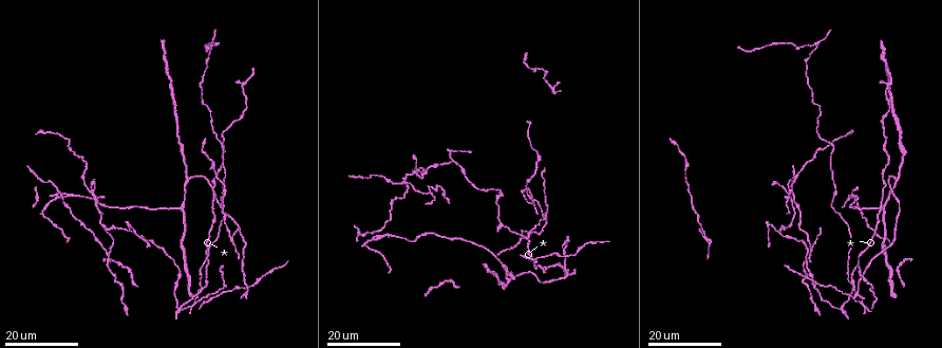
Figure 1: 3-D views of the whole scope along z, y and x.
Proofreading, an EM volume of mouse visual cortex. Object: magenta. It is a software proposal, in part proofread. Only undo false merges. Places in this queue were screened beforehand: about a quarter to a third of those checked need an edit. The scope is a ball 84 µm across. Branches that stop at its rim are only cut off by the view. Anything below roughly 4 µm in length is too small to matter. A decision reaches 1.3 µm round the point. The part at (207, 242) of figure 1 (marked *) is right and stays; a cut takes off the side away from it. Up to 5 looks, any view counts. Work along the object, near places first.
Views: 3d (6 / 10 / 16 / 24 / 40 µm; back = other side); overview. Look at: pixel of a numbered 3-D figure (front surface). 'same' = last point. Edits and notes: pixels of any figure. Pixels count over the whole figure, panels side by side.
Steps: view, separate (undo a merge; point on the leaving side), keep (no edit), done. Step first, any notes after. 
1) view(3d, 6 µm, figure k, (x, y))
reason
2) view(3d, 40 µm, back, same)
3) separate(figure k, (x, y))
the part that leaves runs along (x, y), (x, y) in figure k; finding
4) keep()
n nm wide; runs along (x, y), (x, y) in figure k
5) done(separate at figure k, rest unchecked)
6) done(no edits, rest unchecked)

view(3d, 16 µm, figure 1, (109, 256))
three-way junction

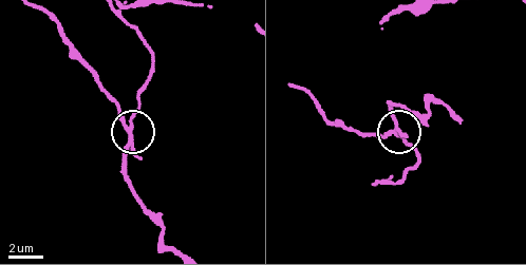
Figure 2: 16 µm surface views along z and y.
view(3d, 10 µm, figure 2, (131, 121))

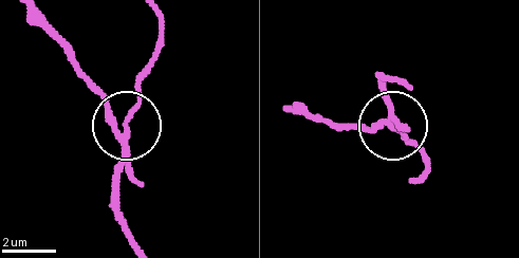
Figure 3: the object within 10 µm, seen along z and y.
separate(figure 3, (135, 182))
210 nm wide; the part that leaves runs along (127, 141), (127, 115), (162, 34), (156, 13) in figure 3; a second neuron is stuck on

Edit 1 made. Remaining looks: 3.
view(overview)

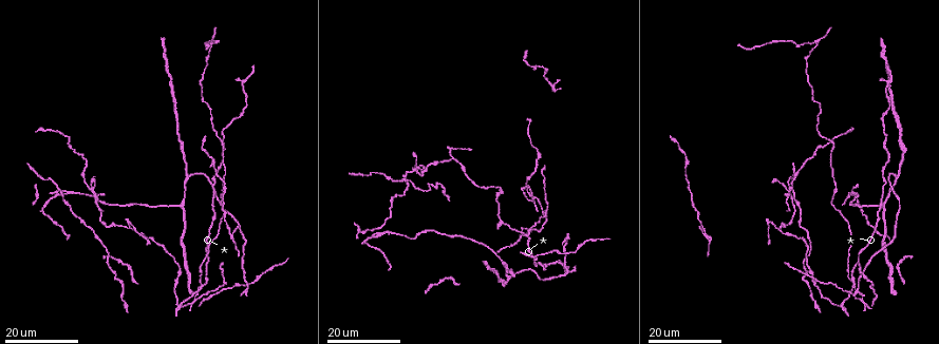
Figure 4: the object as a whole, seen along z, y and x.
view(3d, 16 µm, figure 4, (537, 267))
a fork

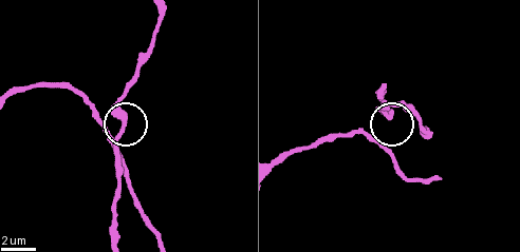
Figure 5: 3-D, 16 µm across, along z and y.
view(3d, 6 µm, figure 5, (388, 118))

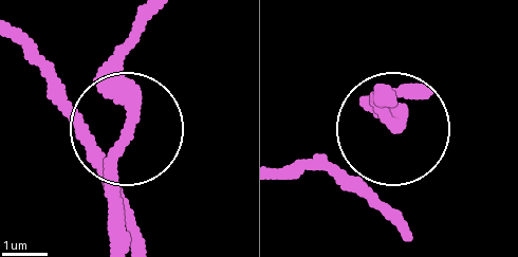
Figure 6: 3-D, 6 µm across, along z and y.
keep()
3 arms; runs along (113, 237), (135, 24) in figure 6; all the same neuron

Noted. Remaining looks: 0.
done(separate at figure 3, rest unchecked)

